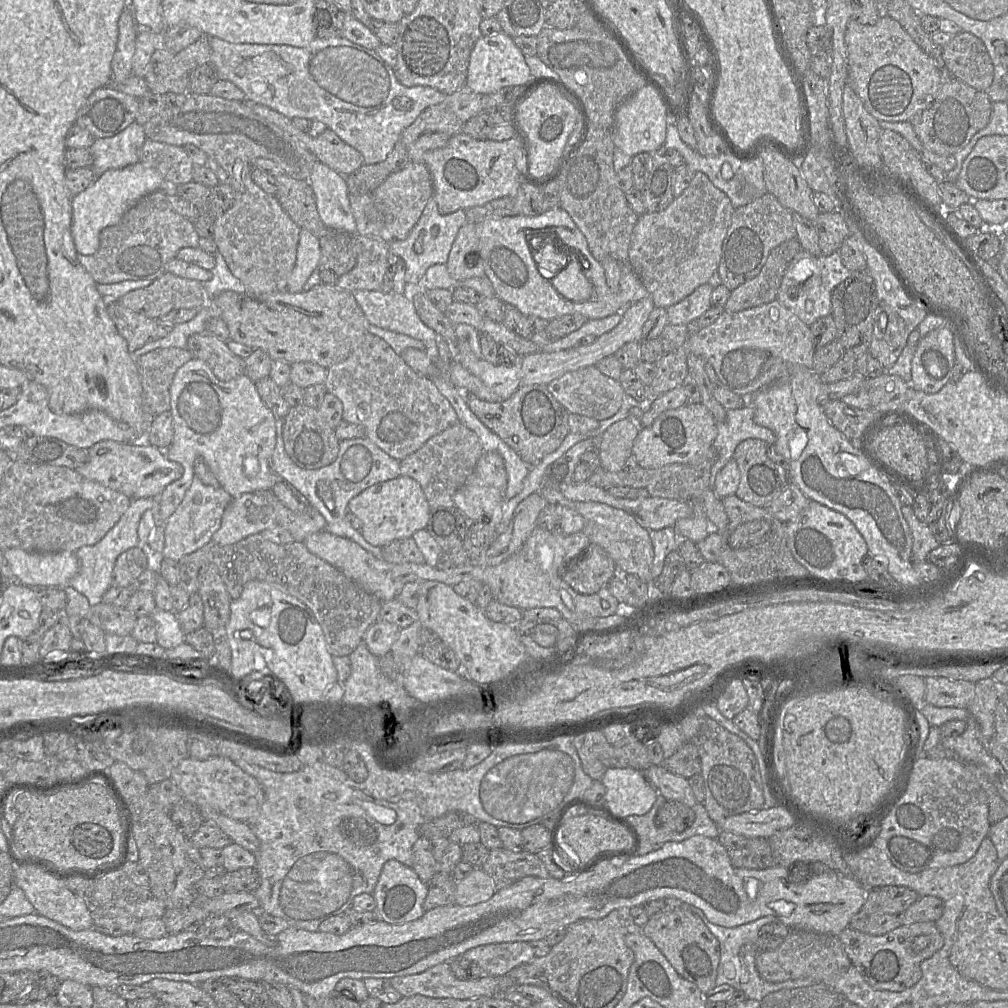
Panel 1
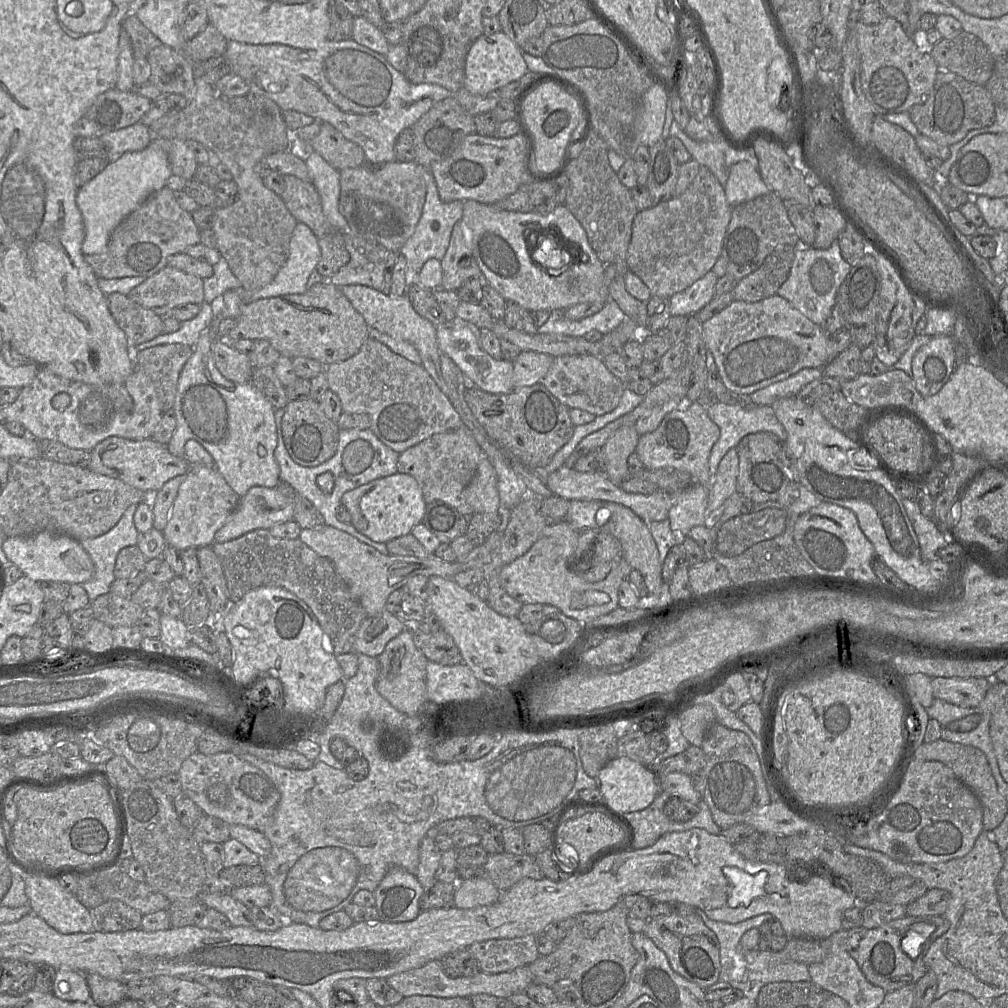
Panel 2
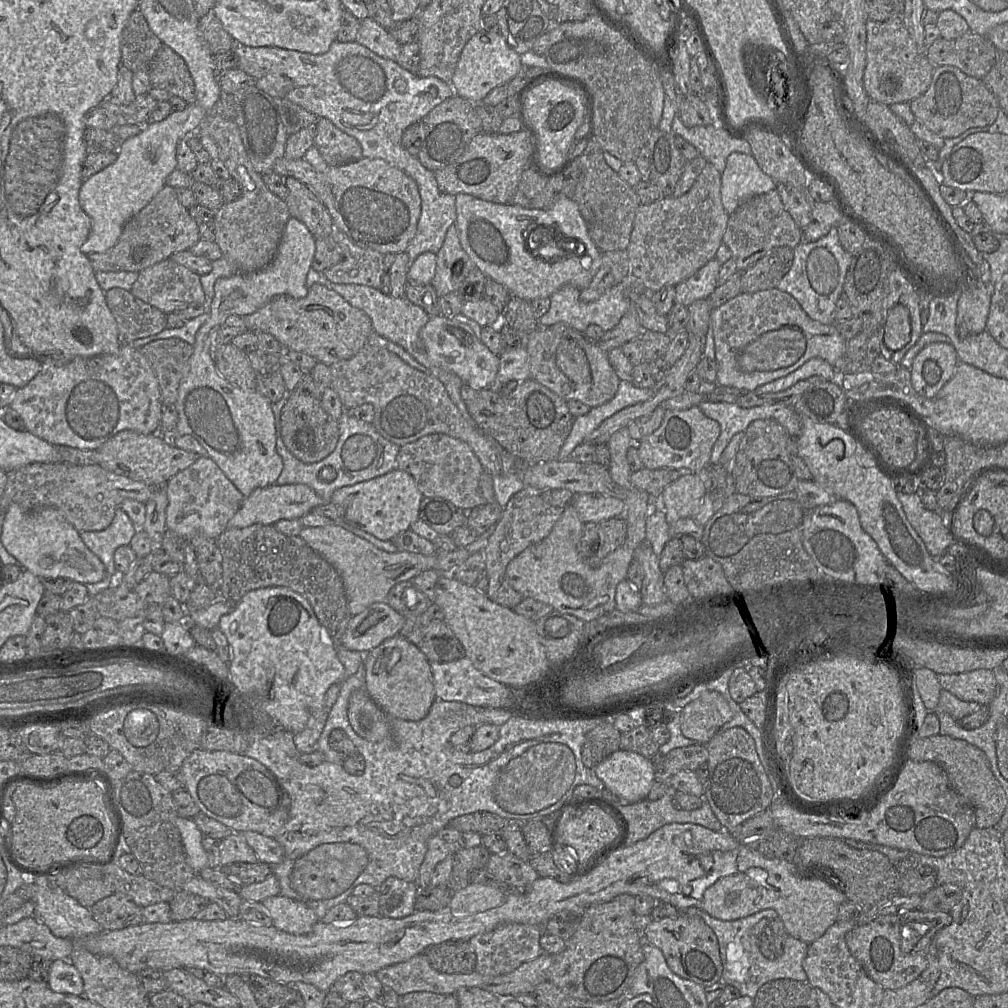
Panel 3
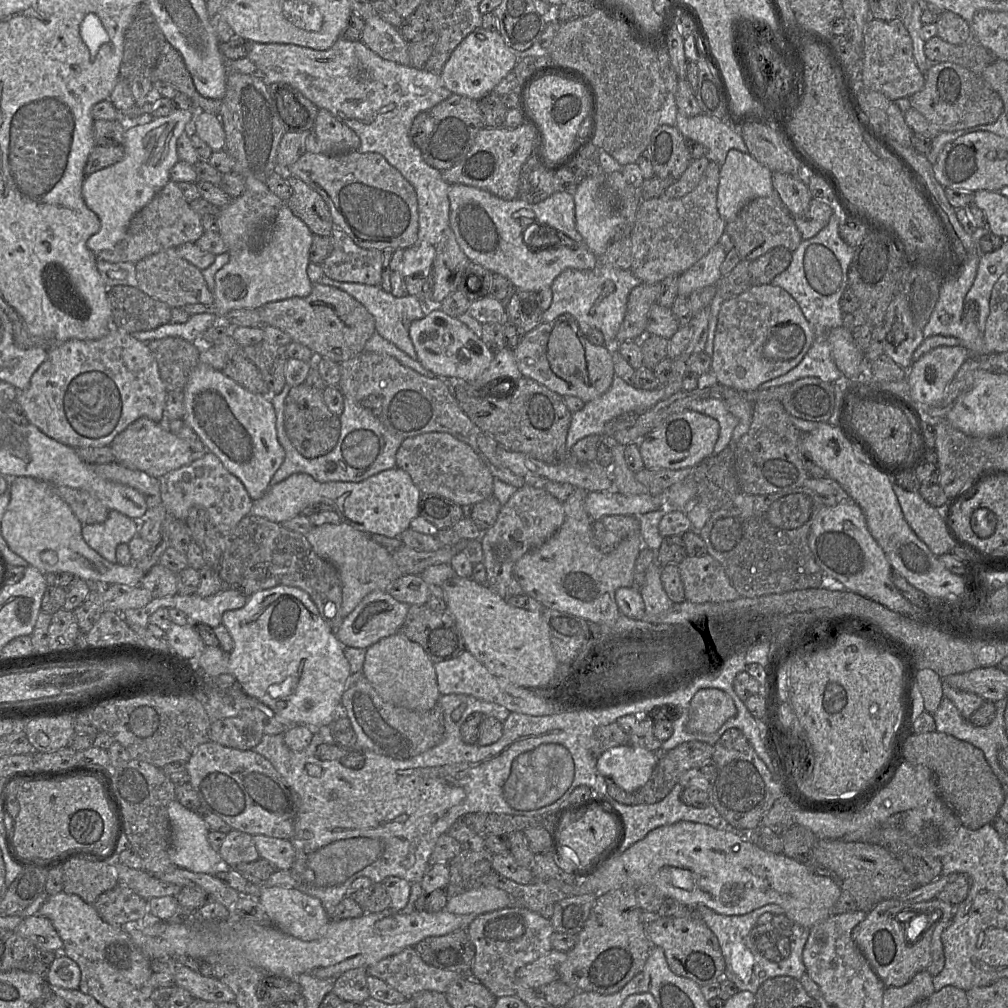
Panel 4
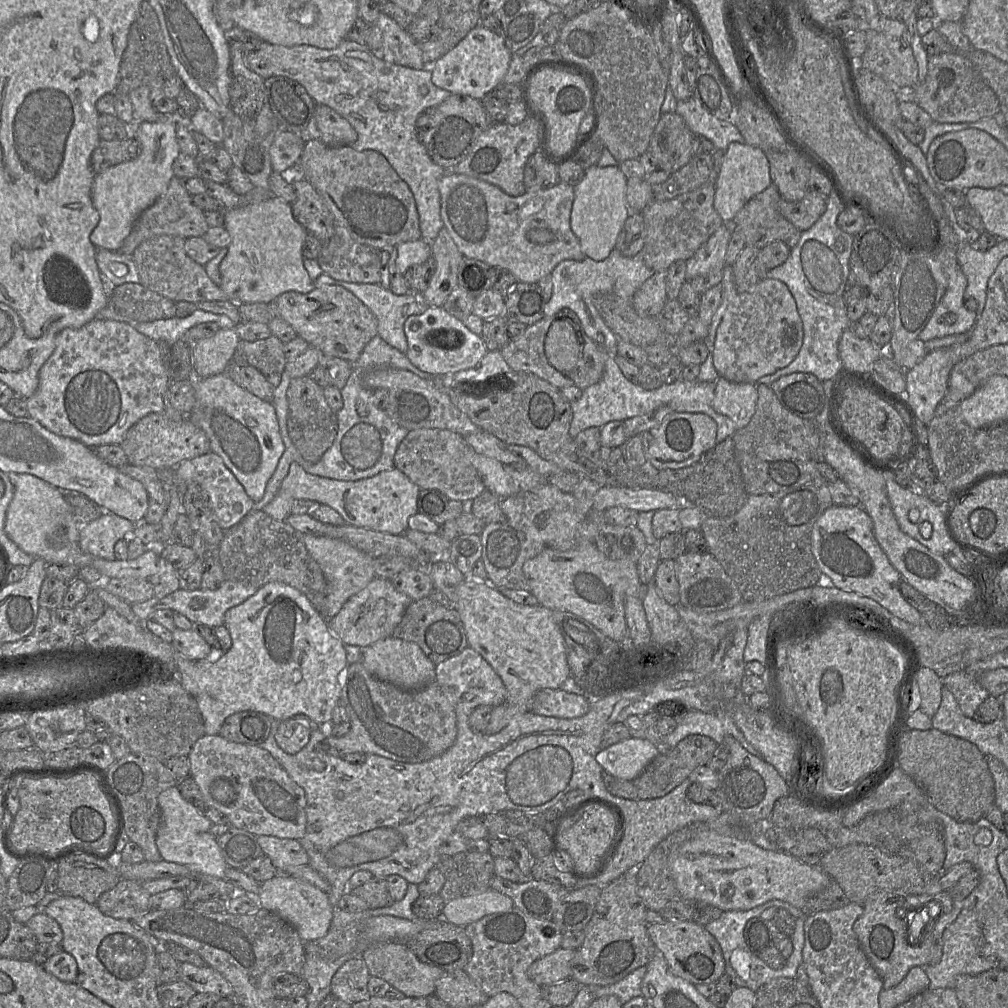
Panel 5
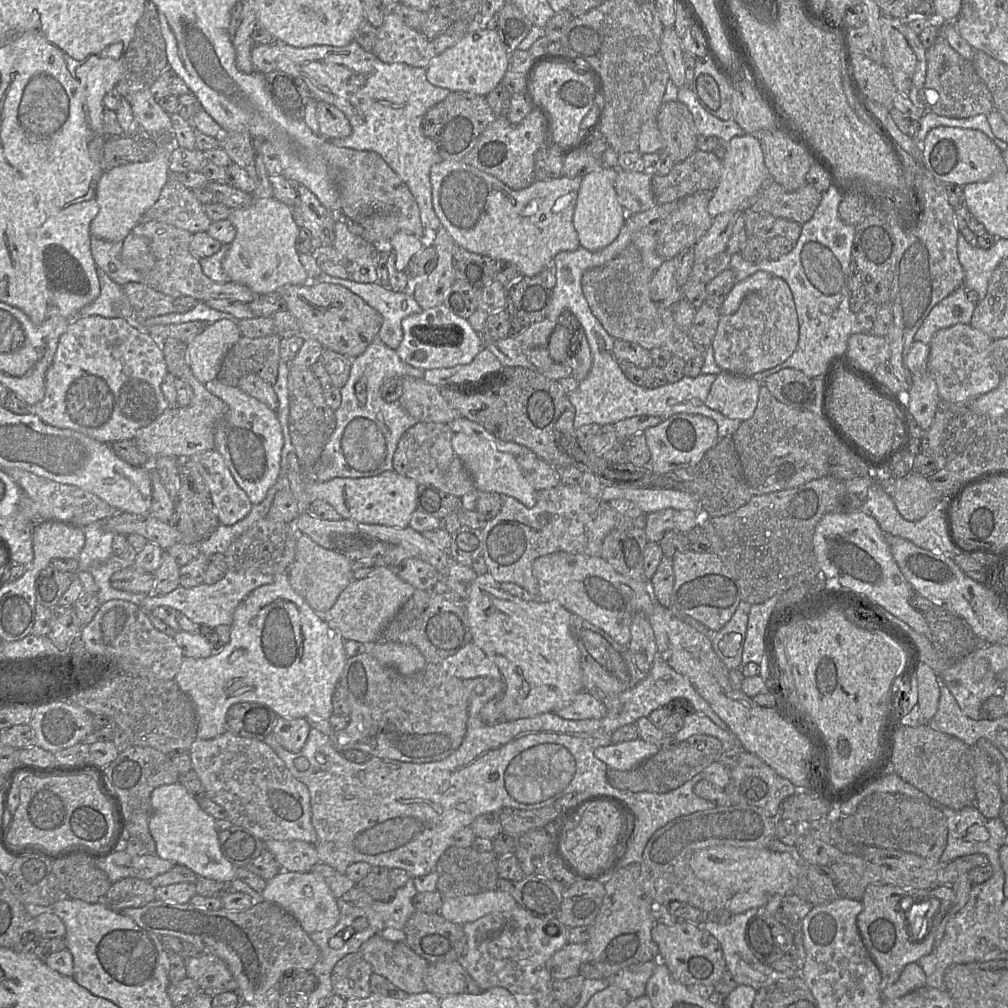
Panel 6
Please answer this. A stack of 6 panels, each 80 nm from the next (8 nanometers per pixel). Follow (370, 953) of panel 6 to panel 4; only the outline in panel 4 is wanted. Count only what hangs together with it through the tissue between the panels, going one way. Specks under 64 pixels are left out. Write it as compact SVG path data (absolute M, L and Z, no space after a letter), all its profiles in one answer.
M407 947L401 952L386 957L366 969L367 975L374 976L384 981L400 992L406 999L410 999L415 993L420 991L436 991L445 994L447 988L453 981L457 980L462 975L469 975L430 966L421 959L413 947Z

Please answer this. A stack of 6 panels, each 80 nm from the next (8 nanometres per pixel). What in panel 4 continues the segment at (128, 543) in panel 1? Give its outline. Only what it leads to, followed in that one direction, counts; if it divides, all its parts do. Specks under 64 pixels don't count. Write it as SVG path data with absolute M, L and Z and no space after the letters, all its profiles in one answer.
M110 510L103 523L86 524L82 526L82 536L85 542L102 557L111 563L117 563L116 548L119 544L128 544L139 532L139 521L134 520L116 510Z

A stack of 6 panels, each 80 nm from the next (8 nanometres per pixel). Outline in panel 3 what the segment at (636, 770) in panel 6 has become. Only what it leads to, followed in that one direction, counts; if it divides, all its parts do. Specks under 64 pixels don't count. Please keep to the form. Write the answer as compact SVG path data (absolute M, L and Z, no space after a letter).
M694 744L675 748L665 756L653 758L655 776L652 788L646 799L657 800L671 787L671 778L681 770L695 771L708 760L706 744Z

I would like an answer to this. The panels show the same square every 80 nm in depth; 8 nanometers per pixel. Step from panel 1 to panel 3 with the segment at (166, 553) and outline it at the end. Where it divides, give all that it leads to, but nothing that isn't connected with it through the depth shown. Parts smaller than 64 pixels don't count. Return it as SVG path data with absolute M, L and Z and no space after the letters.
M207 455L171 477L164 487L168 498L166 529L188 542L195 535L217 539L227 529L229 520L244 500L240 491Z

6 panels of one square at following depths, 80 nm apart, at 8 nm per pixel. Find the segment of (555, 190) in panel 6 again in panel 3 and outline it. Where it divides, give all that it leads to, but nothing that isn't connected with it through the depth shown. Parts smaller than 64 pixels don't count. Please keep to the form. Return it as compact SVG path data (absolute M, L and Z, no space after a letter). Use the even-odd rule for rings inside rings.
M464 193L455 197L455 225L462 248L487 278L505 286L512 296L531 302L538 298L550 298L564 285L582 291L590 285L599 270L602 252L590 238L586 222L571 197L561 197L549 209L527 209L511 203L497 204ZM537 225L551 226L576 240L574 245L564 249L565 258L538 257L538 248L527 246L523 231Z

